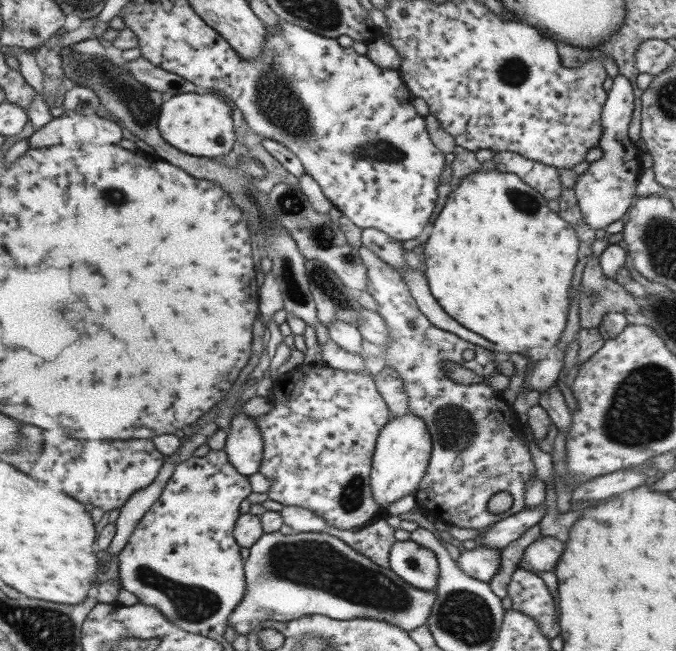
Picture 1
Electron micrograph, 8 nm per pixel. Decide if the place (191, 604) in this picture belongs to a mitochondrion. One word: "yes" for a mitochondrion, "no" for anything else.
yes

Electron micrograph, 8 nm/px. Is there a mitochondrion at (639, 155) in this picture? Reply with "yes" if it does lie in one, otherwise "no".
no

